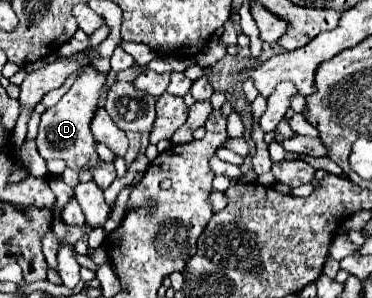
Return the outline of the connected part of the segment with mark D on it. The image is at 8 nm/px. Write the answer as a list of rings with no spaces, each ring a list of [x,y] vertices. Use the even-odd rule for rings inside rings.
[[[86,68],[76,78],[72,88],[60,98],[60,102],[42,114],[40,130],[38,130],[38,138],[36,138],[38,152],[42,158],[46,158],[46,160],[62,158],[66,162],[66,166],[76,172],[98,166],[100,158],[96,154],[96,140],[90,132],[90,122],[94,118],[94,112],[98,110],[98,98],[104,90],[104,84],[106,84],[106,74],[102,74],[94,68]]]

